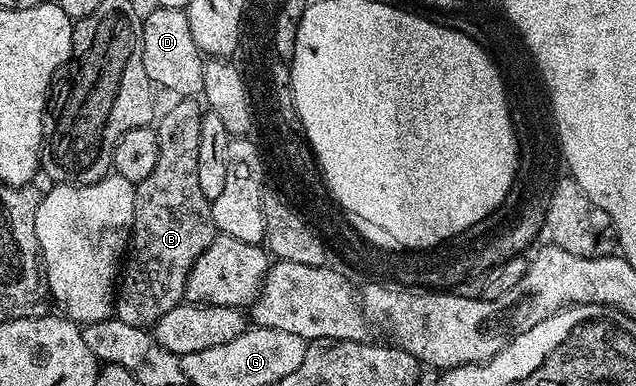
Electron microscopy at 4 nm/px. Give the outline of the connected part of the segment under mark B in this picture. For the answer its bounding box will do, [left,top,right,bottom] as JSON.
[114,97,216,329]

